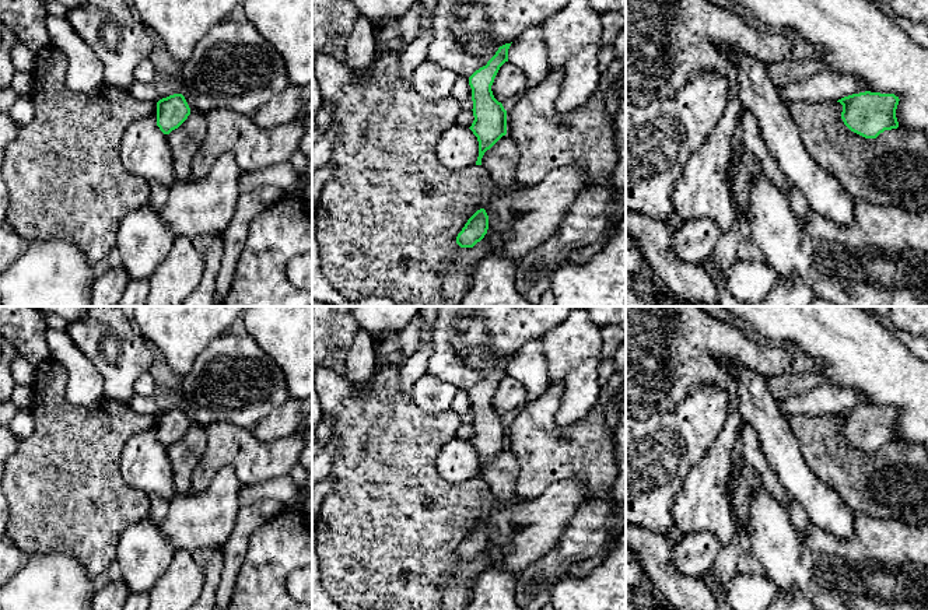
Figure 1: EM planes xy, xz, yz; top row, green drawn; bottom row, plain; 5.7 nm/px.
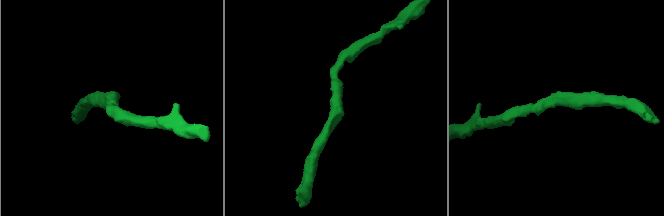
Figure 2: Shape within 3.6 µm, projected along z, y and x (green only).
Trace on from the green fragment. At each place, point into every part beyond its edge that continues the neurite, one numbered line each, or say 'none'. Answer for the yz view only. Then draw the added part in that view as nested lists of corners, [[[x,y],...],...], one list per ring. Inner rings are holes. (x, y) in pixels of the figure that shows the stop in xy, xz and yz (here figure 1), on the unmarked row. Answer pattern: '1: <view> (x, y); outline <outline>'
none

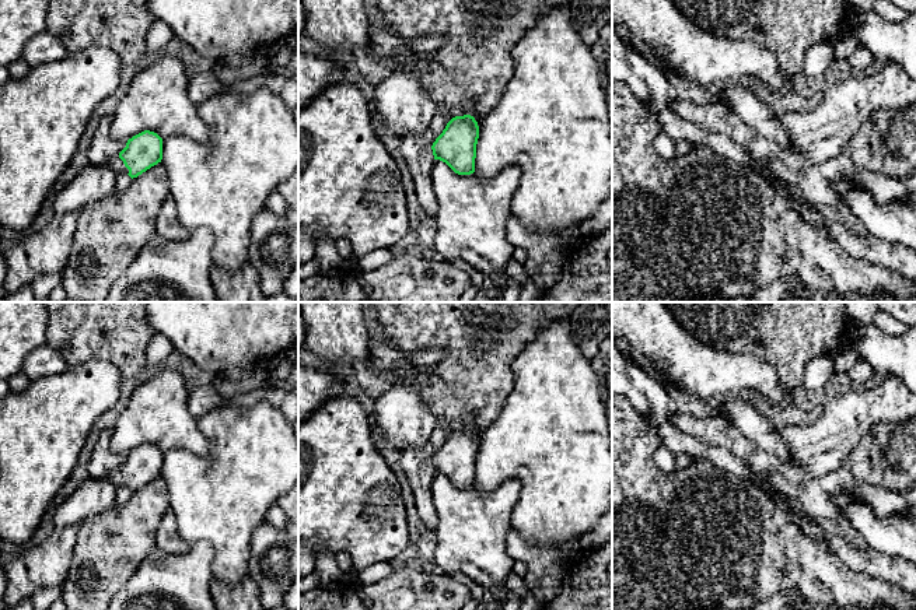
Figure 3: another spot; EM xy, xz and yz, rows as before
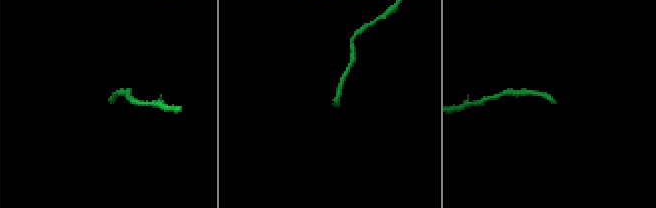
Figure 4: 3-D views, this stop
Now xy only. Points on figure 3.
1: xy (115, 477); outline [[[119,469],[111,471],[106,477],[106,481],[112,483],[115,485],[115,488],[123,485],[123,487],[129,487],[129,483],[125,480],[123,474],[119,471]]]

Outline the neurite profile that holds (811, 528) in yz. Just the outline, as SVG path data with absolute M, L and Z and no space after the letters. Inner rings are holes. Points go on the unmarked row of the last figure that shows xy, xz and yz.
M776 488L773 491L773 501L777 506L783 508L789 516L793 519L793 522L814 541L819 544L821 548L832 553L832 548L829 547L826 532L821 526L821 523L811 516L801 518L798 516L787 504L786 495L779 492Z

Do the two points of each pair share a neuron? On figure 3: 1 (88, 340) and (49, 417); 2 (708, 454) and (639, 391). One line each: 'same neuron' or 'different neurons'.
1: different neurons
2: same neuron

